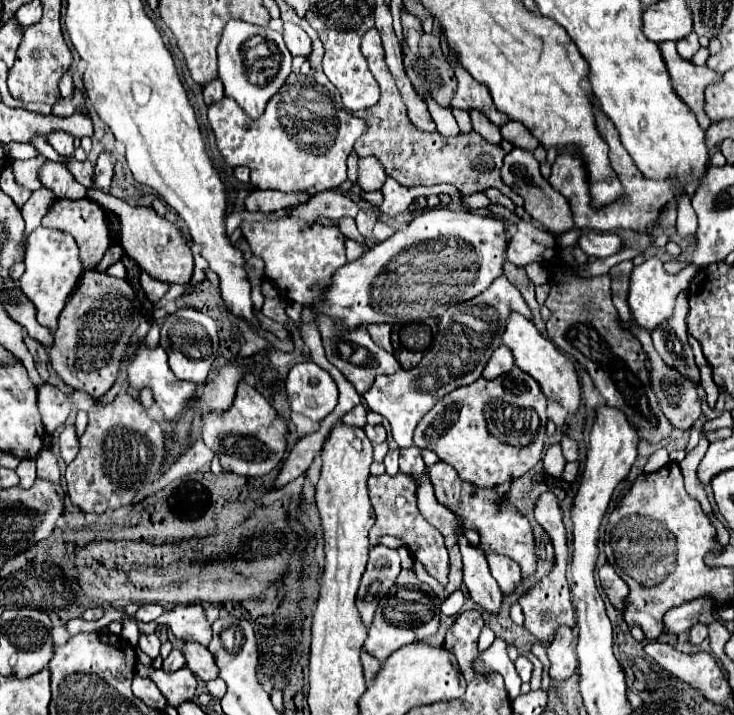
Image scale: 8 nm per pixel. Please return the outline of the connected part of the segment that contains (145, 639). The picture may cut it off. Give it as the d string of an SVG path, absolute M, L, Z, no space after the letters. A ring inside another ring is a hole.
M140 634L140 648L150 656L160 656L160 640L156 634Z

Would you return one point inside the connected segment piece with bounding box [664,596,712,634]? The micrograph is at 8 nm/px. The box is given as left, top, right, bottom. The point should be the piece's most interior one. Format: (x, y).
(680, 619)

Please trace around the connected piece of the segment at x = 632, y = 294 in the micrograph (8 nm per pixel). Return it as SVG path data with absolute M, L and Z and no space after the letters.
M648 258L644 264L634 266L634 270L630 274L630 290L628 290L628 306L632 312L632 320L648 330L654 330L656 326L660 326L664 320L668 320L672 316L674 300L676 300L678 292L690 286L690 280L694 278L696 272L698 272L698 266L690 264L680 274L670 276L664 272L662 262L658 258Z

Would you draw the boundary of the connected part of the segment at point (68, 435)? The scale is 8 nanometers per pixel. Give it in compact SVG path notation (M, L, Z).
M68 426L64 428L64 432L60 434L60 456L66 464L70 464L76 454L78 454L80 442L78 442L78 434L76 434L76 426Z

